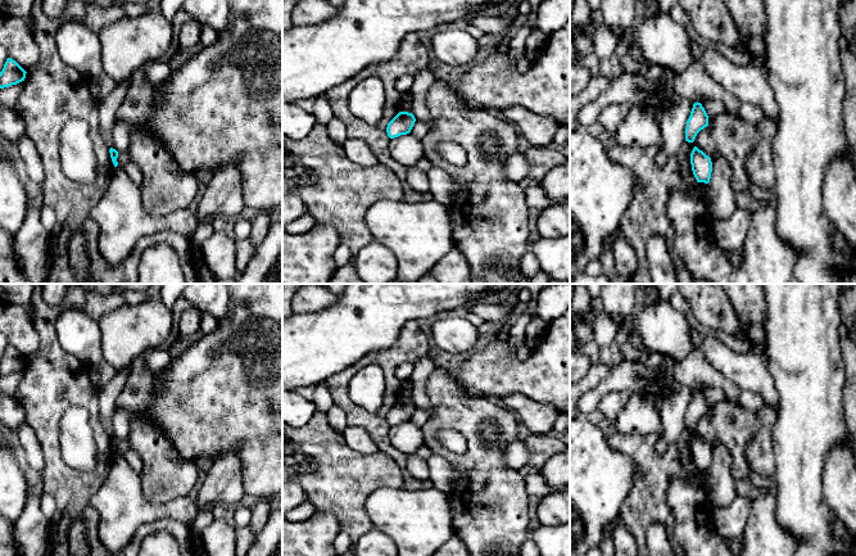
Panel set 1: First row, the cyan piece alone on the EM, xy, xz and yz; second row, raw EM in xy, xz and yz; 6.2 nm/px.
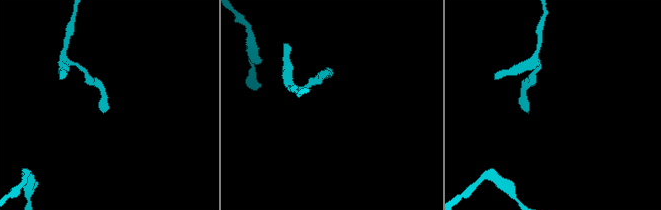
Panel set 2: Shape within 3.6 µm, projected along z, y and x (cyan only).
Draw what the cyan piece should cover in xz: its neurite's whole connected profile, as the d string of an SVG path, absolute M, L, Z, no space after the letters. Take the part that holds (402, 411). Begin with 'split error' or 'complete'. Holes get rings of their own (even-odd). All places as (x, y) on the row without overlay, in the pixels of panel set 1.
complete; M399 399L386 415L388 424L390 426L398 425L400 422L407 422L411 420L416 406L412 401Z

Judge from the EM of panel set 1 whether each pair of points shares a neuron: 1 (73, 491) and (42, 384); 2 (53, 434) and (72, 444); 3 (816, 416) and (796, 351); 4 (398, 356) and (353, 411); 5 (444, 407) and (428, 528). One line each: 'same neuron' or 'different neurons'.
1: same neuron
2: different neurons
3: same neuron
4: same neuron
5: different neurons

